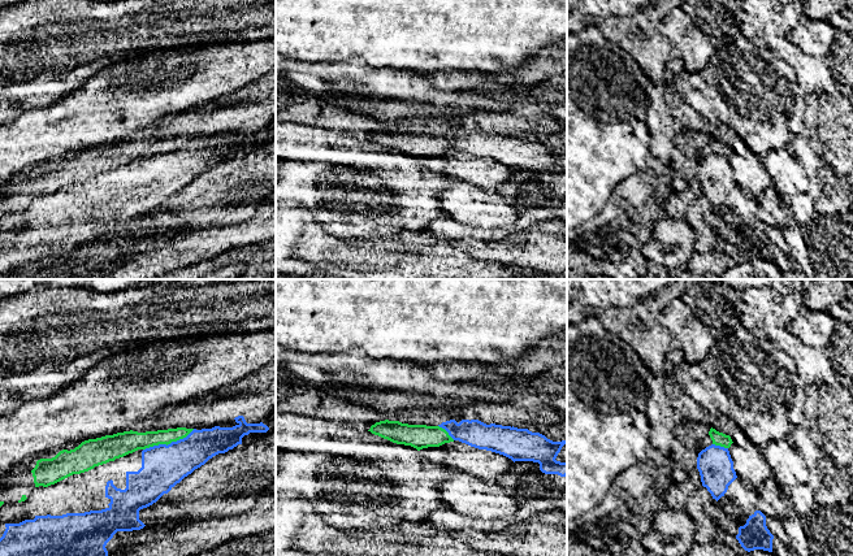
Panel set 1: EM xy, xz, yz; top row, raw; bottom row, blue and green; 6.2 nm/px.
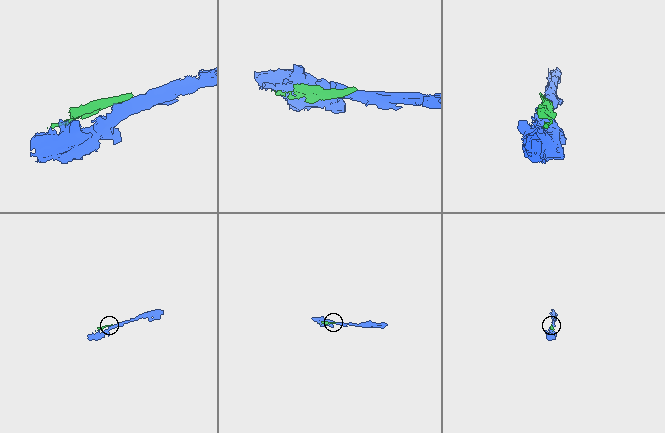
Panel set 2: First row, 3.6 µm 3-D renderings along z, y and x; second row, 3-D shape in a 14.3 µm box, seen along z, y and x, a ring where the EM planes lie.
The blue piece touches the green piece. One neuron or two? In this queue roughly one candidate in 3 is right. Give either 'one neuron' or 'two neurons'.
two neurons

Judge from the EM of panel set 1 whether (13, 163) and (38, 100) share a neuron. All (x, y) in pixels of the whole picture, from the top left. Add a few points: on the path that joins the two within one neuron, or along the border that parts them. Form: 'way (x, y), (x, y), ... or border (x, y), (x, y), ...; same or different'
border (18, 117), (13, 121); different

